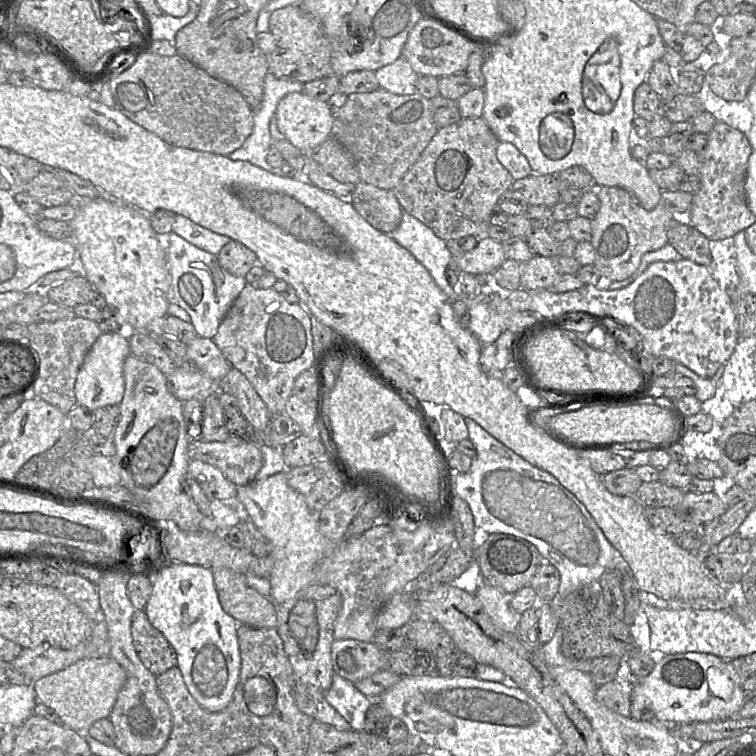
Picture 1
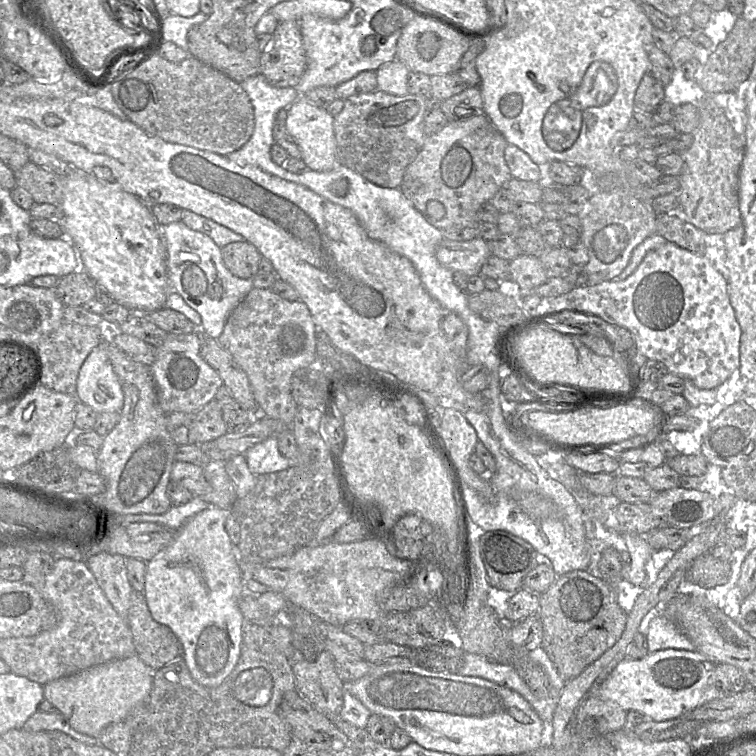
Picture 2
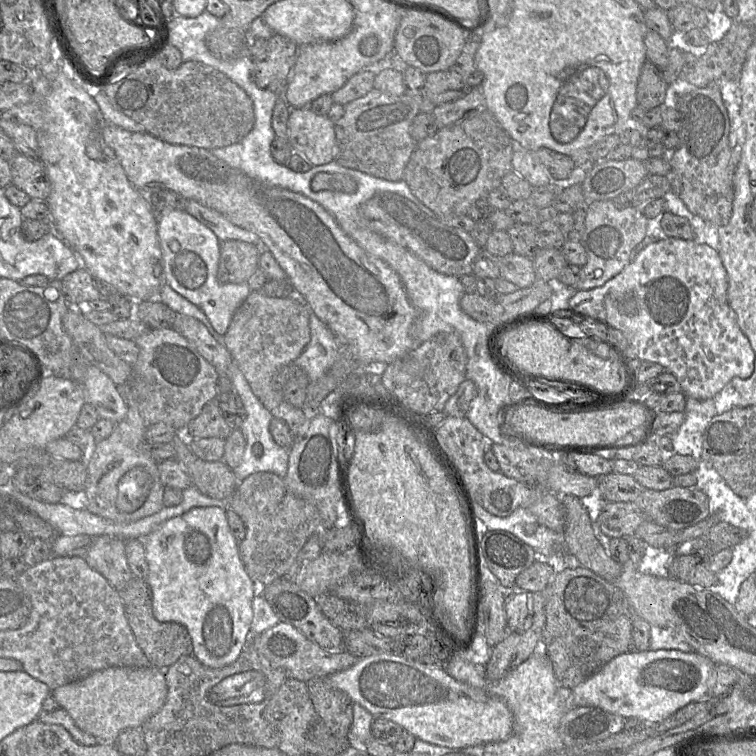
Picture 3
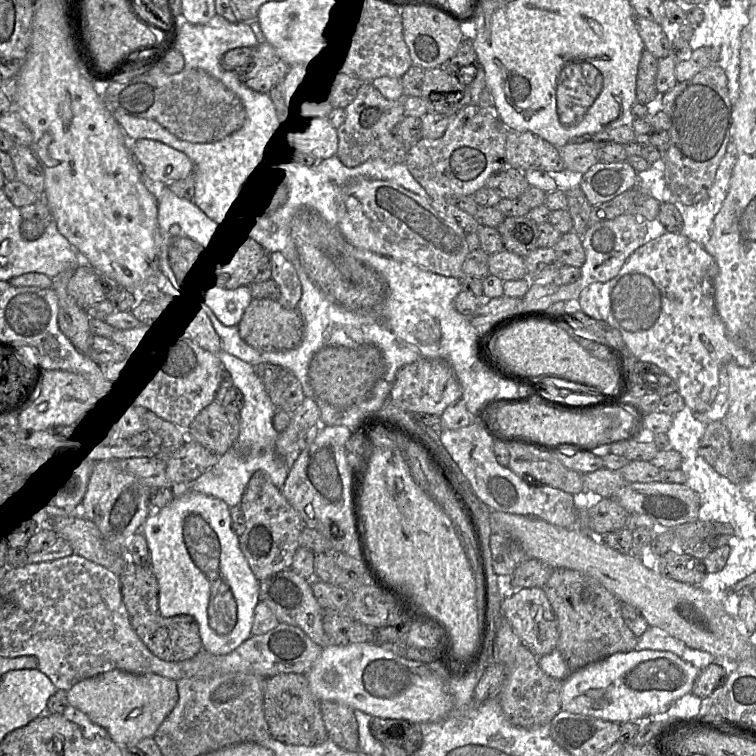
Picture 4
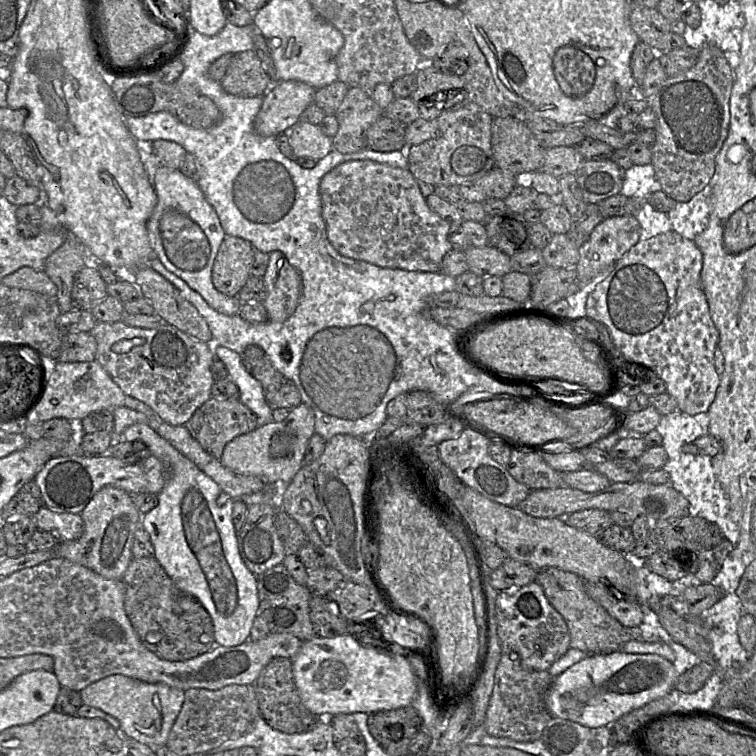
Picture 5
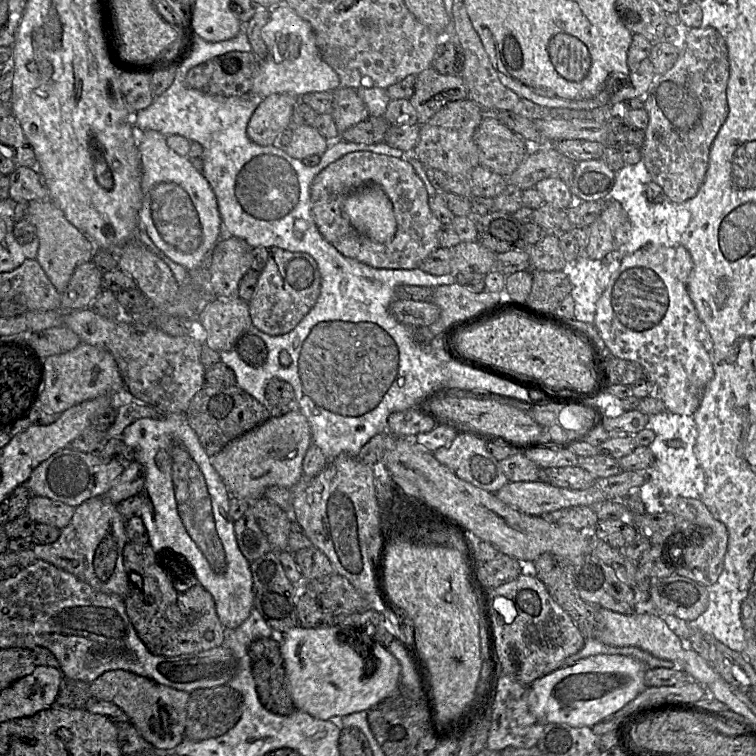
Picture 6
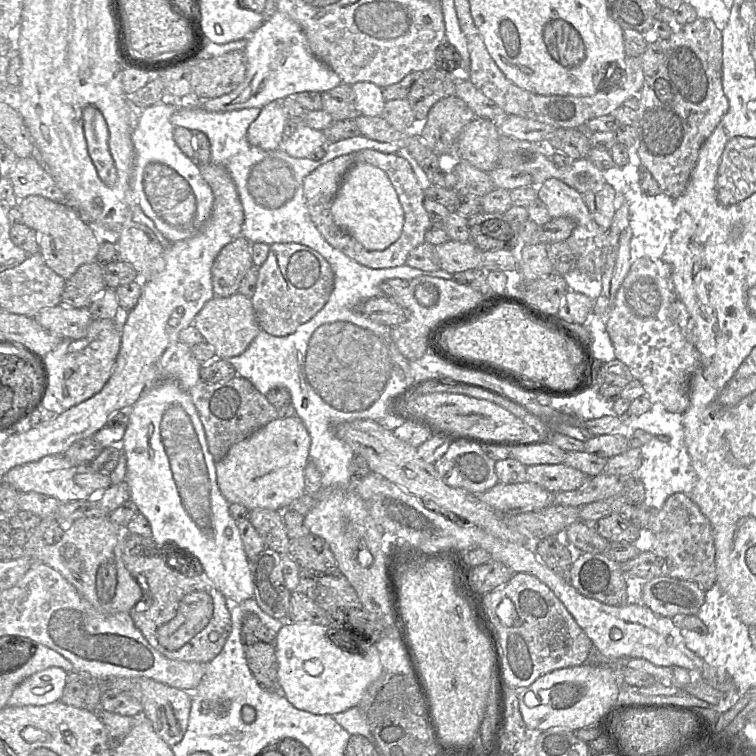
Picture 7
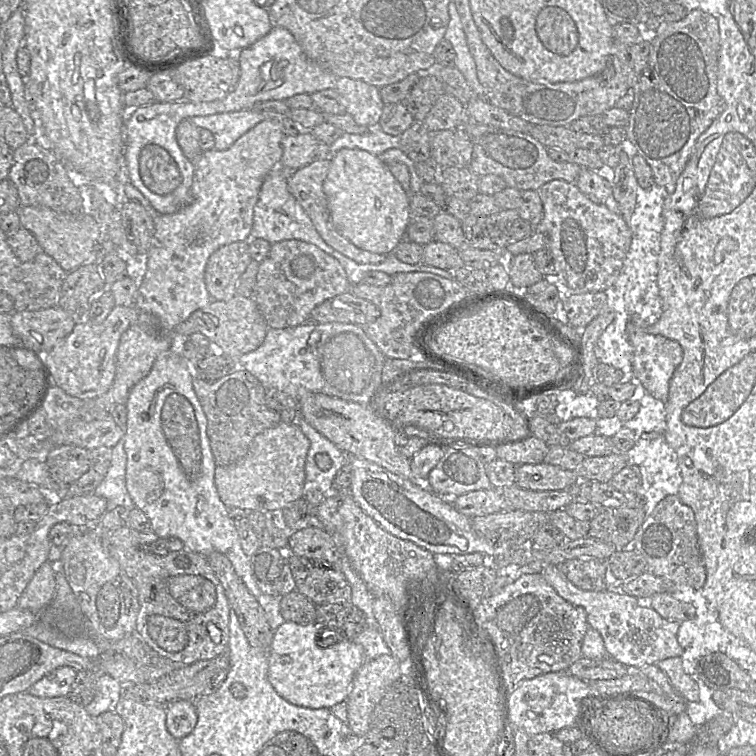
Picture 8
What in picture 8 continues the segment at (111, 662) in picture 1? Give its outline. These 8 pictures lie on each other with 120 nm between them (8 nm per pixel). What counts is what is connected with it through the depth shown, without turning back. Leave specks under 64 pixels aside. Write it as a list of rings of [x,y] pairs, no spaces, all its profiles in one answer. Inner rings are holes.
[[[179,699],[169,702],[166,708],[166,727],[177,740],[187,736],[197,723],[197,713],[194,703]]]

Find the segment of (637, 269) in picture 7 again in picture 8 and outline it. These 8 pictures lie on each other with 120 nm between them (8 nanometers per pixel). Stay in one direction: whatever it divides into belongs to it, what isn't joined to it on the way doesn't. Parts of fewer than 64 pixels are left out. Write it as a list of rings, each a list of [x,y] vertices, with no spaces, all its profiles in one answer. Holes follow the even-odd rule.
[[[628,324],[627,327],[628,339],[632,347],[633,378],[647,393],[665,402],[671,378],[682,360],[683,350],[678,342],[649,333],[646,329],[633,324]]]

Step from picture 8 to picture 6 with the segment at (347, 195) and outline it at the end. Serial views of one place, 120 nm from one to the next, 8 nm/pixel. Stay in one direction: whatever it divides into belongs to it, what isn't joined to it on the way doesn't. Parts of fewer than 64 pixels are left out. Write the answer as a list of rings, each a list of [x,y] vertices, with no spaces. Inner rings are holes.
[[[367,185],[351,193],[344,201],[343,212],[358,232],[376,242],[389,242],[396,233],[392,202],[378,185]]]

